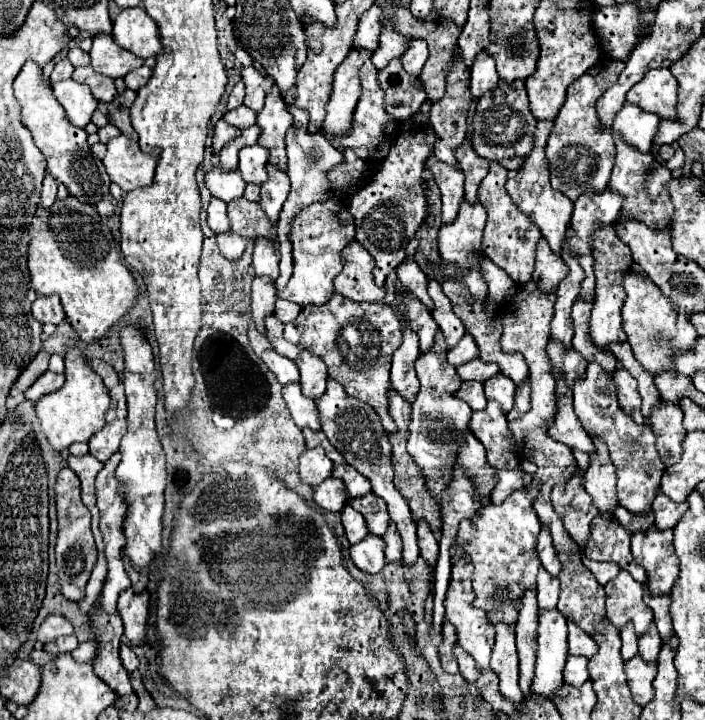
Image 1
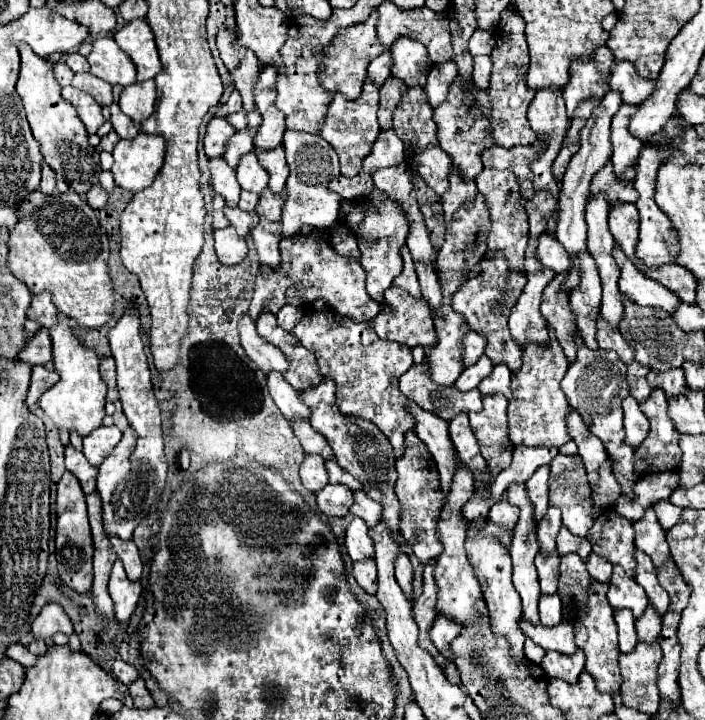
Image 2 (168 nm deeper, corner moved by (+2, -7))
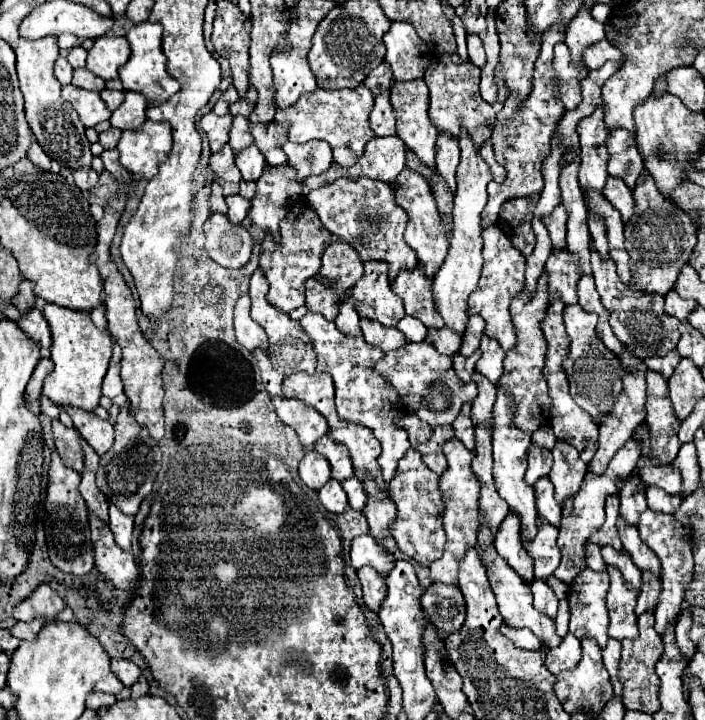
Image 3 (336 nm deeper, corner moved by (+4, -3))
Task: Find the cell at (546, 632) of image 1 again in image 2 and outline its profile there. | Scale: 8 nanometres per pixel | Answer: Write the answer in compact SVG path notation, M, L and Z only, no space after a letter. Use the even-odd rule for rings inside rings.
M541 595L539 599L541 625L555 627L561 623L561 599L559 595Z

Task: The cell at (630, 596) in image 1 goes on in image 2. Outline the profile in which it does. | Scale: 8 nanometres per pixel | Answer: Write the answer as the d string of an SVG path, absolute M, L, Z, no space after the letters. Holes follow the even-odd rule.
M619 565L613 567L607 599L613 609L631 609L635 619L639 619L643 615L643 609L647 609L649 605L643 587L639 587L635 579L629 577Z

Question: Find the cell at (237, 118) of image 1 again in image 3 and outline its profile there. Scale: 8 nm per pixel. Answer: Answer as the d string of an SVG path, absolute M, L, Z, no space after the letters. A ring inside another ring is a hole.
M249 85L247 95L245 95L243 99L239 99L237 103L233 103L233 105L229 107L229 113L231 113L231 115L243 115L243 117L249 117L251 111L255 109L255 103L257 103L257 91Z

